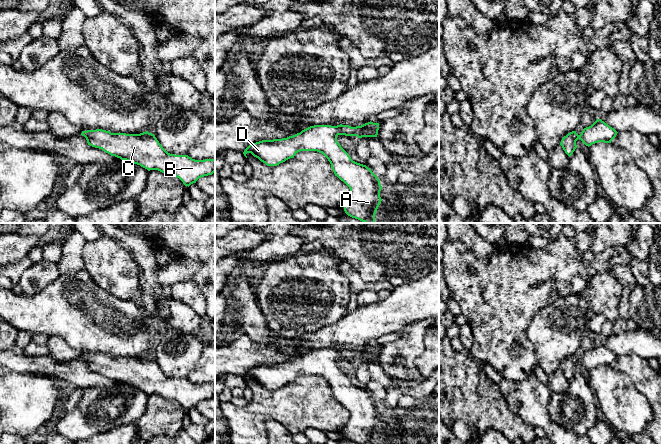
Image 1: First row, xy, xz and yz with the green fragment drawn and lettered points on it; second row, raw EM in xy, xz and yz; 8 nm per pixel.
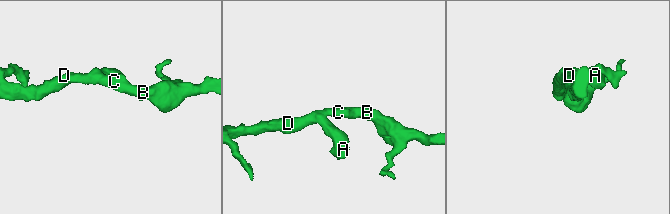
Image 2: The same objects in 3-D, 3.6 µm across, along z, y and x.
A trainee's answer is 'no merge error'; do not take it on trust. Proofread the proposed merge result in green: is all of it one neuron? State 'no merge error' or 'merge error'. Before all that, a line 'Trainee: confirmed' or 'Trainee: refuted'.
Trainee: confirmed
no merge error

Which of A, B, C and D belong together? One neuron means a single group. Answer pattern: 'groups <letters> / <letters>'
groups A B C D

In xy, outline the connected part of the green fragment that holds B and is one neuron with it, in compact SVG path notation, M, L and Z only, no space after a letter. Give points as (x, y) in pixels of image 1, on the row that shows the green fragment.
M96 129L82 131L88 145L104 152L140 165L150 170L158 170L168 176L179 178L185 186L190 186L204 176L215 172L215 160L195 160L188 155L168 153L154 134L148 131L140 134L111 133Z

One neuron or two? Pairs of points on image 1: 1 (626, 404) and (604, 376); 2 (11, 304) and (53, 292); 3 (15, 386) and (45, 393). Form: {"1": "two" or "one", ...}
{"1": "one", "2": "one", "3": "one"}

